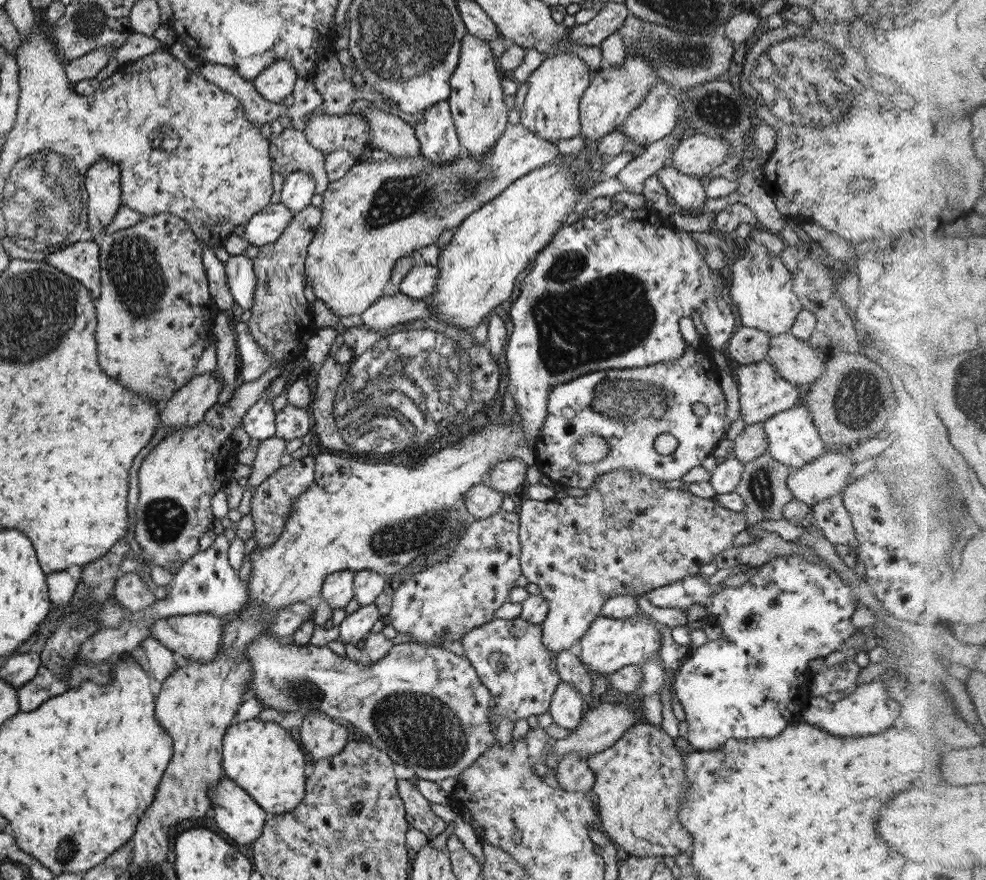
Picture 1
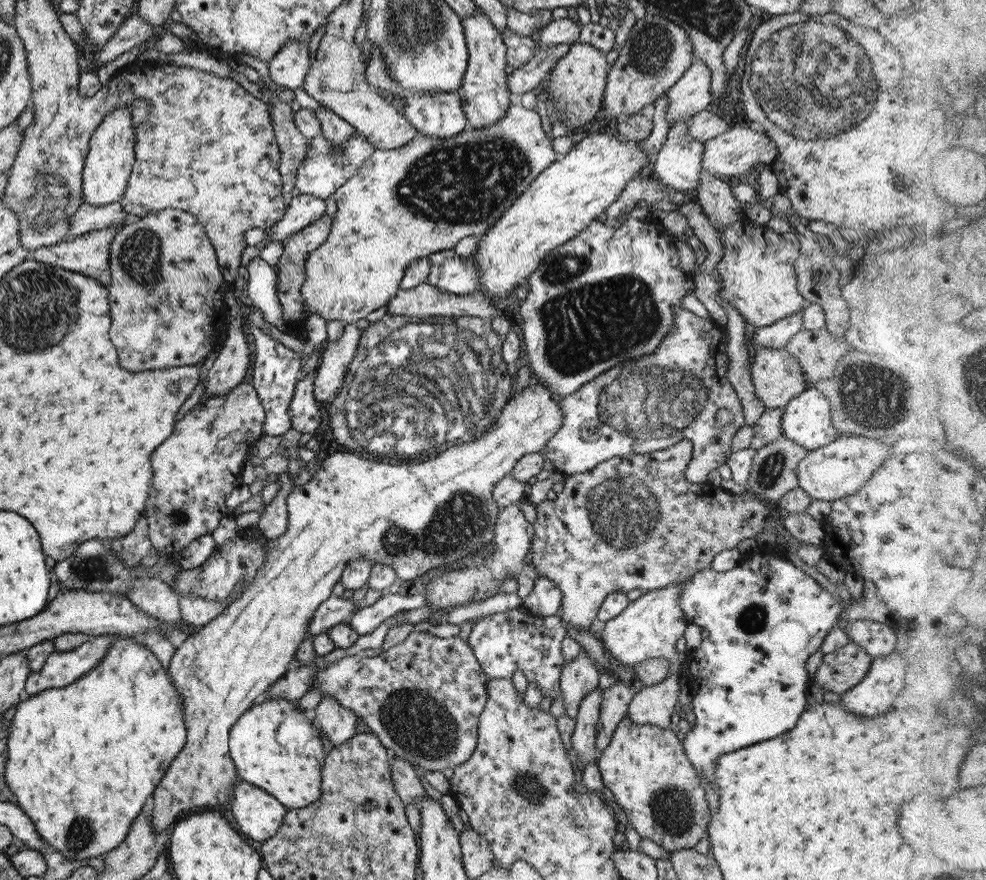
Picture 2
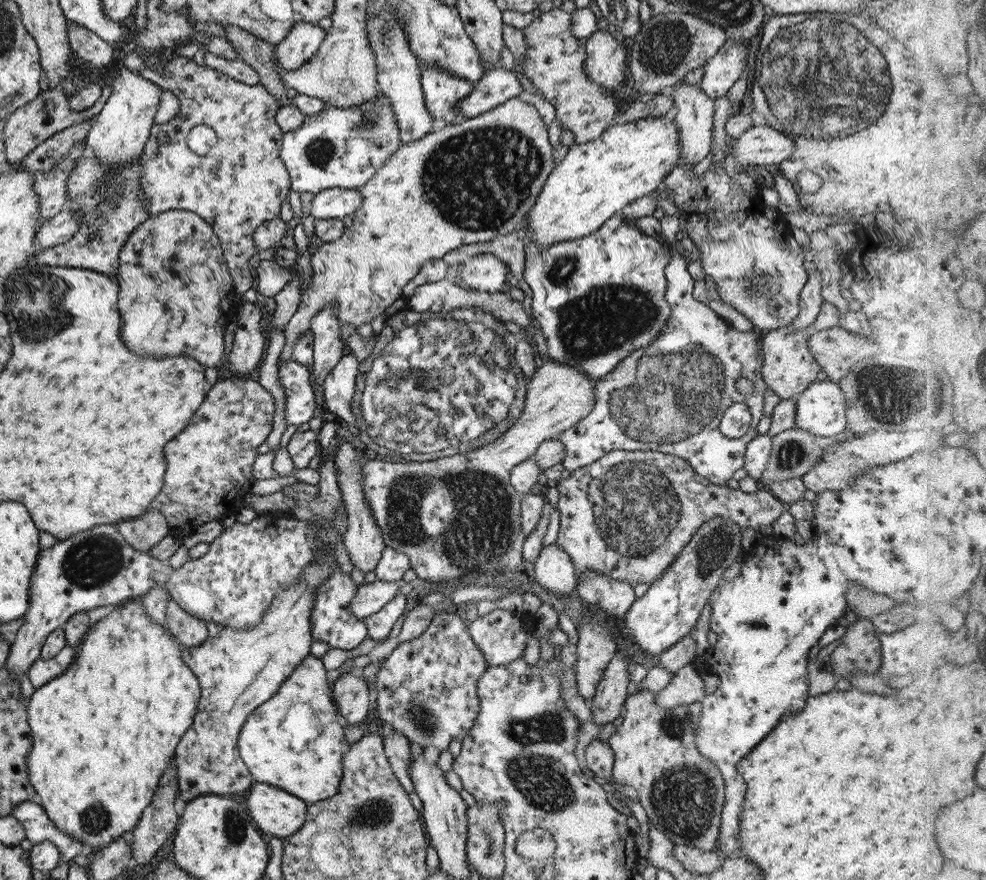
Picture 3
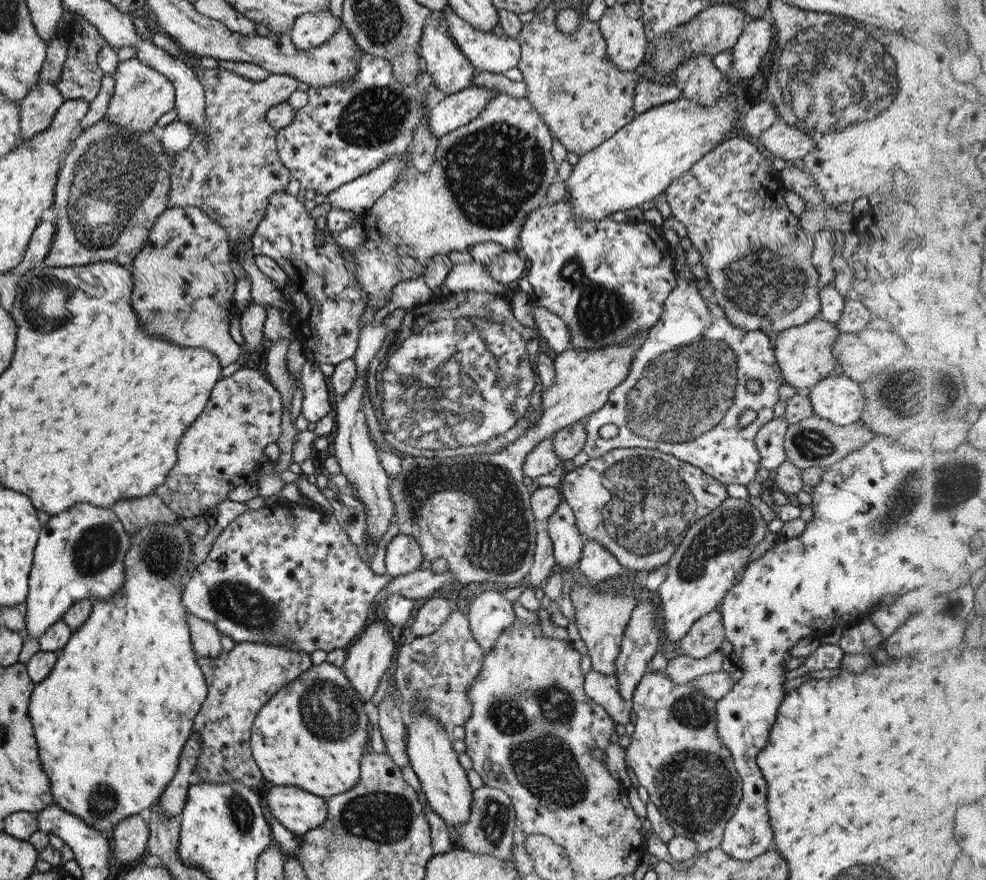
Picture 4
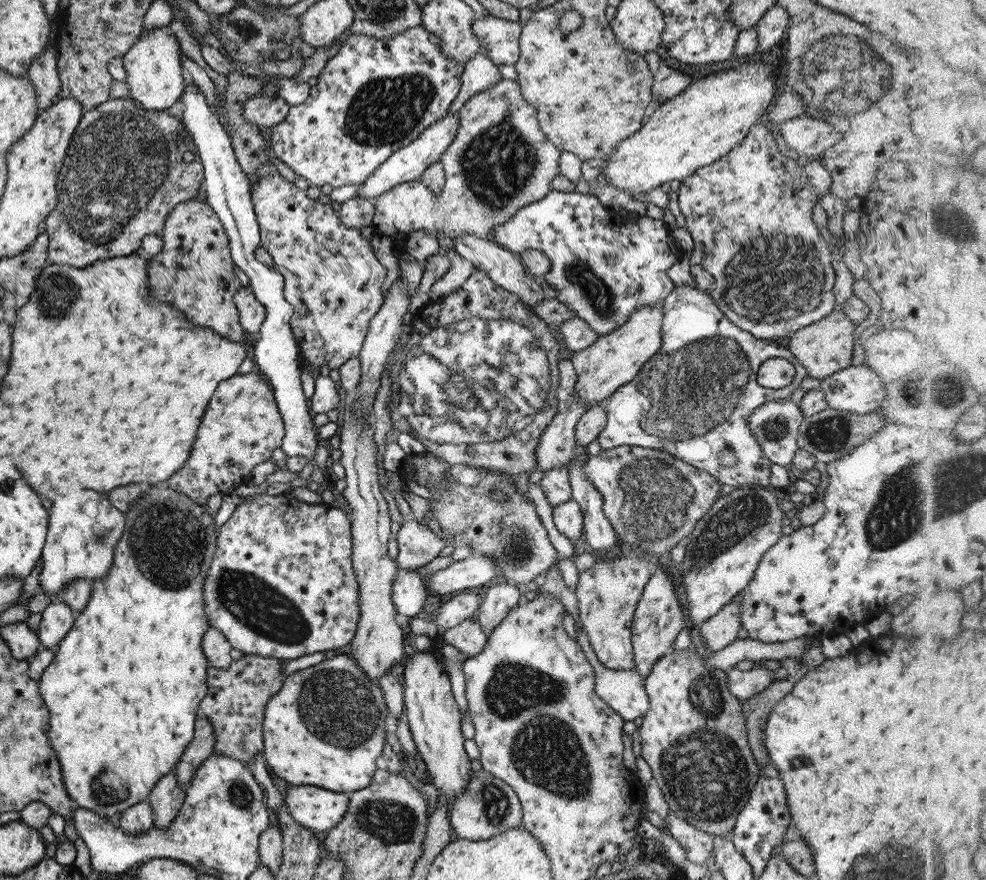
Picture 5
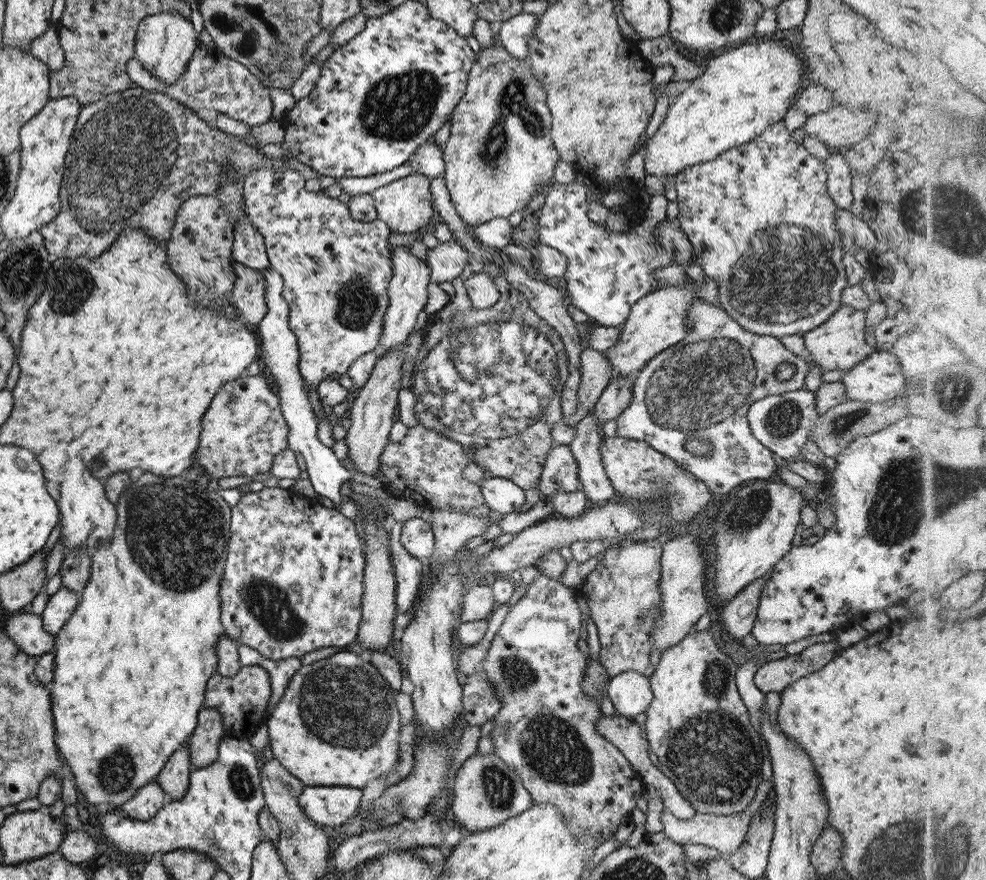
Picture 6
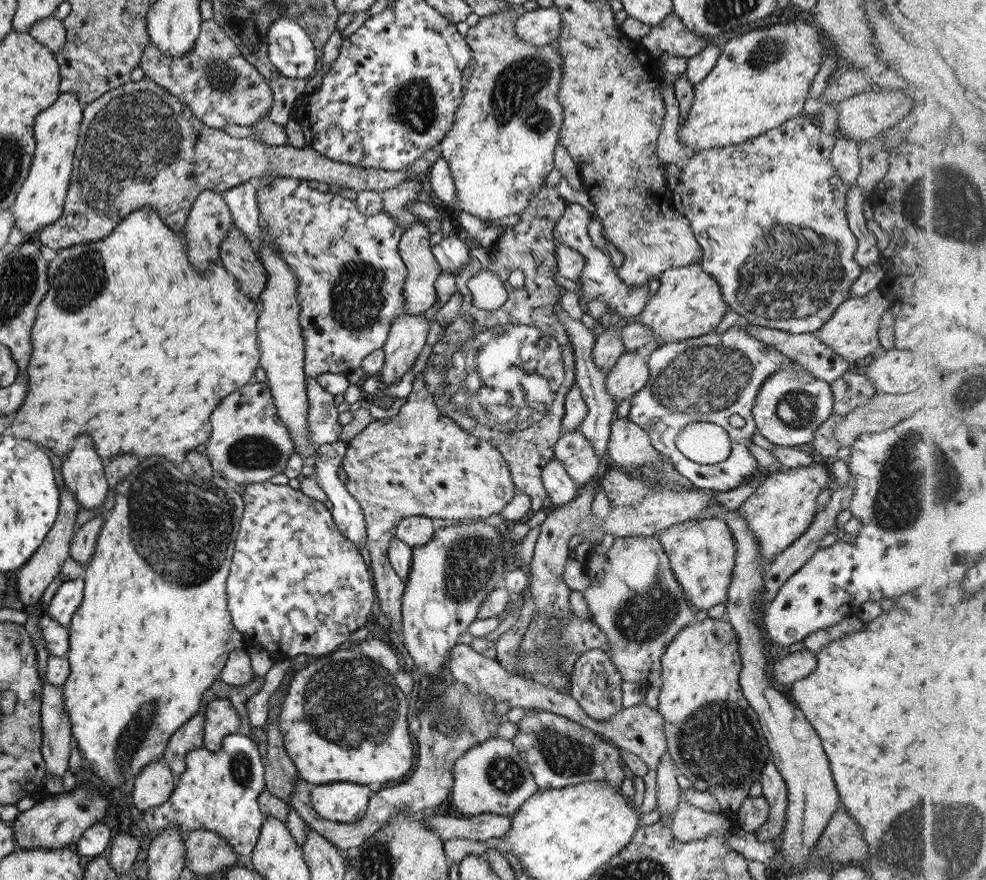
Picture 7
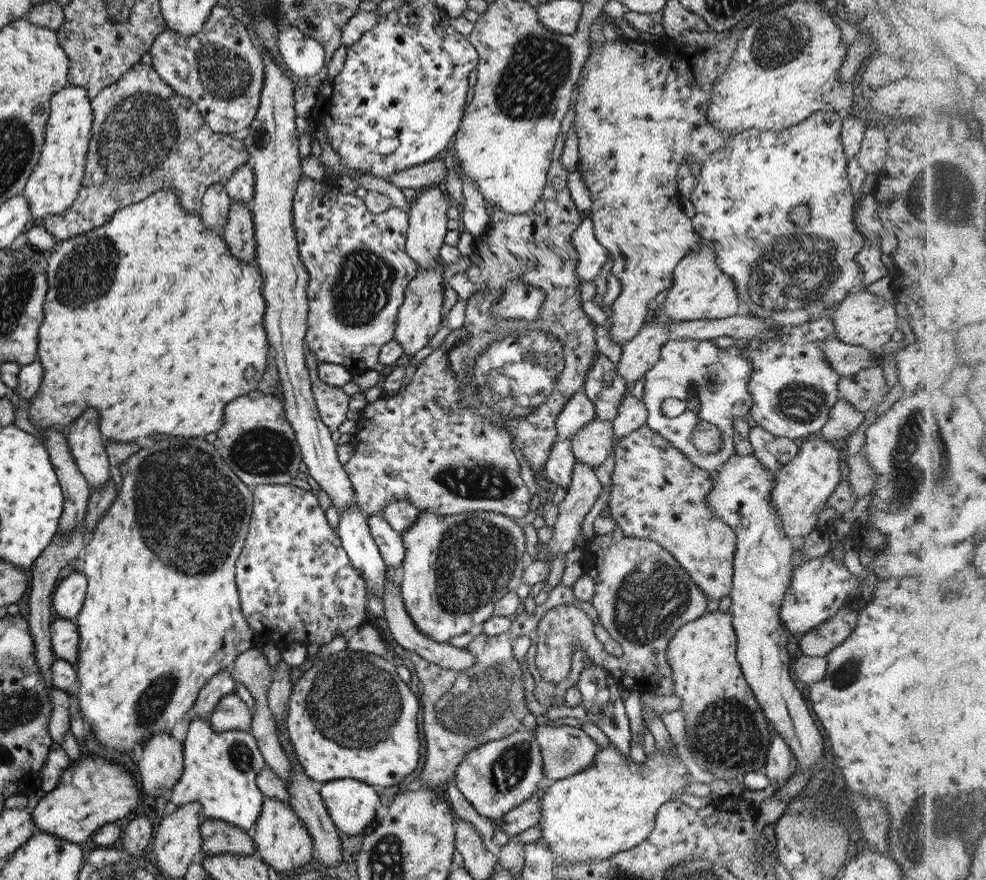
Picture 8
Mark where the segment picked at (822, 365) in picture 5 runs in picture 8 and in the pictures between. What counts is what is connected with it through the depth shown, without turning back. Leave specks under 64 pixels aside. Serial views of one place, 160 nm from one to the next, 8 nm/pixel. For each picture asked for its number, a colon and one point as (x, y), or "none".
6: (838, 344)
7: (850, 332)
8: (862, 319)

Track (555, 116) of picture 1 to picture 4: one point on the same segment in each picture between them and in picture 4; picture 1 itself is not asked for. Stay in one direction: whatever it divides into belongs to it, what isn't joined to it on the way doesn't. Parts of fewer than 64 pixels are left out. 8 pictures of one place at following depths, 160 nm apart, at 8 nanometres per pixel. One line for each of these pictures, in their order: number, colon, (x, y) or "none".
2: (574, 86)
3: (606, 54)
4: (621, 25)

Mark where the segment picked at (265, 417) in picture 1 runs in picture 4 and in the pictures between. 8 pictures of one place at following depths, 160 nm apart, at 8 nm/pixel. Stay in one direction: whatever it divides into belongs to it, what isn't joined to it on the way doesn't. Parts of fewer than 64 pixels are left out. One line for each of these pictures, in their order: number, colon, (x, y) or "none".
2: (275, 372)
3: (300, 407)
4: (315, 405)

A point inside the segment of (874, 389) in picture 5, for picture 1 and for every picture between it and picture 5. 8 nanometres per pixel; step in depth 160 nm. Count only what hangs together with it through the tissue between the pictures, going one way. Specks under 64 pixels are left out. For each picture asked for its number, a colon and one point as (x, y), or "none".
1: (792, 439)
2: (805, 420)
3: (820, 409)
4: (836, 399)

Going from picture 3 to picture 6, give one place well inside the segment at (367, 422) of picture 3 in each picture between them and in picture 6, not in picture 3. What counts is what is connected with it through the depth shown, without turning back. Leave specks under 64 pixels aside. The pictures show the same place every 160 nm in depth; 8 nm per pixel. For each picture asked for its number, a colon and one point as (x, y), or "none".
4: (497, 402)
5: (479, 371)
6: (507, 412)

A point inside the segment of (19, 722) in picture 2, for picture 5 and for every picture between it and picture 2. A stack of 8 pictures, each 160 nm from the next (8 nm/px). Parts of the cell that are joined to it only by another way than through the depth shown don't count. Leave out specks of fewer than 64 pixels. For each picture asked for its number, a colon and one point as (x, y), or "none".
3: (103, 731)
4: (110, 718)
5: (122, 692)

